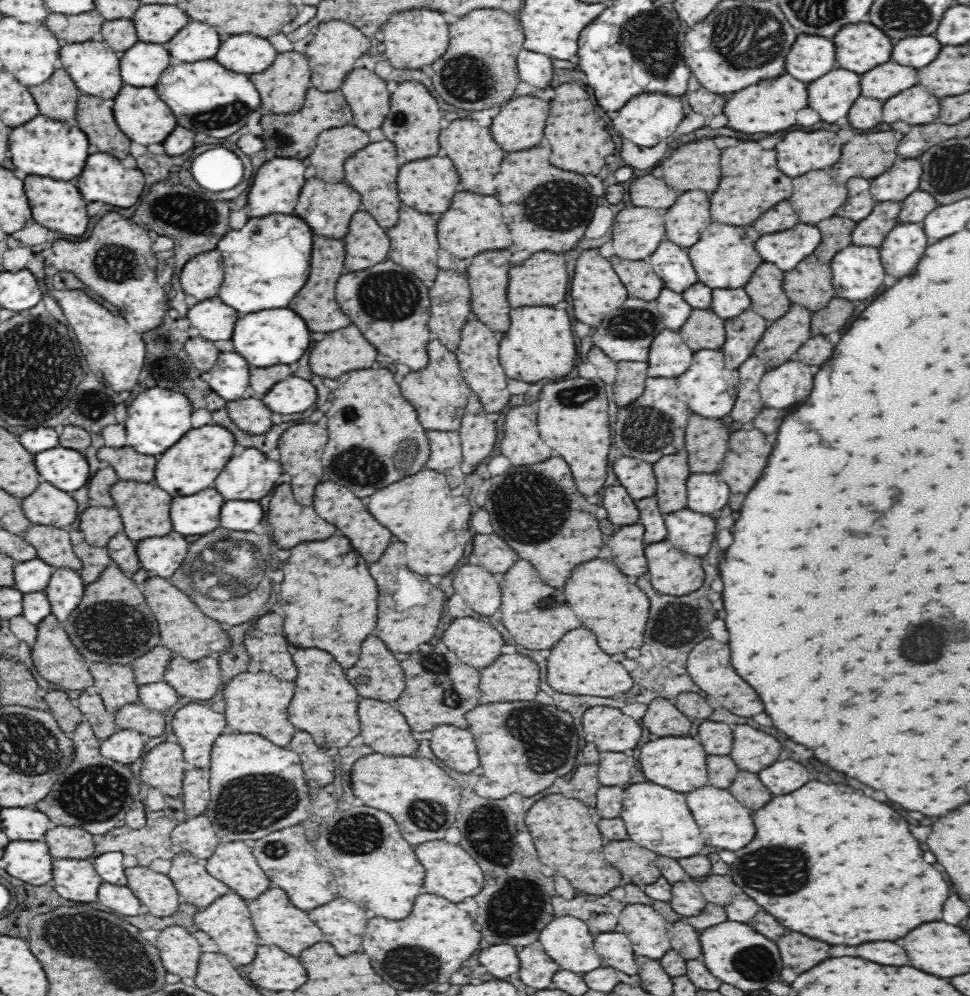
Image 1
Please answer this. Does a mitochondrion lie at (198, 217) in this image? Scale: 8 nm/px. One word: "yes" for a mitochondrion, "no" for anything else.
yes

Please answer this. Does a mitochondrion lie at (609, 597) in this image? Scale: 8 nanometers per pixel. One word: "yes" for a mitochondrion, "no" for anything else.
no

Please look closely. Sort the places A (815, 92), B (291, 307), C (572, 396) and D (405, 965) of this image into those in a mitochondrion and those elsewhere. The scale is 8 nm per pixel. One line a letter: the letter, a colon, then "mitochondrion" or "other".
A: other
B: other
C: mitochondrion
D: mitochondrion

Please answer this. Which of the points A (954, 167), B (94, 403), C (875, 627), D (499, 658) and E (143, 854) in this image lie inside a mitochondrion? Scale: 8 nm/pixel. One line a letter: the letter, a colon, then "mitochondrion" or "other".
A: mitochondrion
B: mitochondrion
C: other
D: other
E: other

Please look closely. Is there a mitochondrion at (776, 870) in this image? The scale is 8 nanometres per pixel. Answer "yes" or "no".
yes

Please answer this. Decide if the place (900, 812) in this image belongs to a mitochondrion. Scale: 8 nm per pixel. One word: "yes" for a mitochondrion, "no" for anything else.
no

